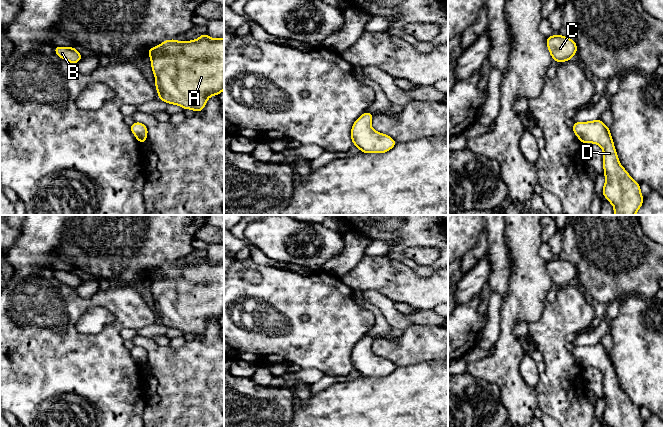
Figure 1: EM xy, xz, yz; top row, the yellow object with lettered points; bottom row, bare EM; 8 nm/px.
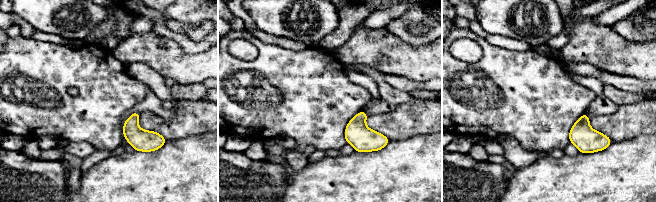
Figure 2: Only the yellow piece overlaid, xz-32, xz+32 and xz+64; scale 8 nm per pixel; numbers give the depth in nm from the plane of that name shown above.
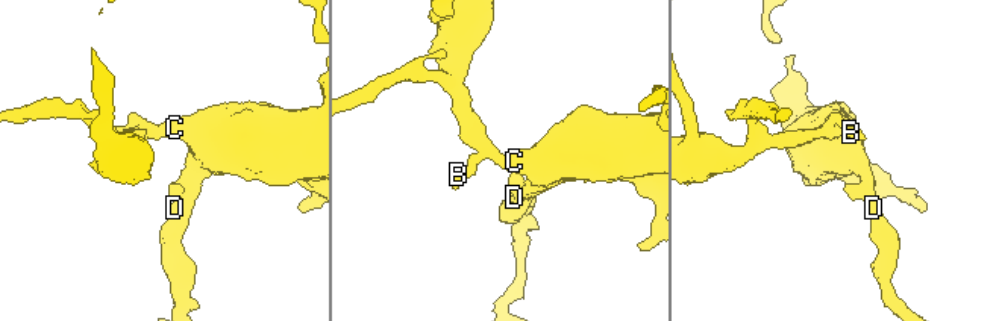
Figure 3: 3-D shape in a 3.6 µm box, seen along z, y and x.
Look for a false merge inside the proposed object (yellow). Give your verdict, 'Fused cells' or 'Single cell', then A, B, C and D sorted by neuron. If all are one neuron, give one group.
Single cell. Groups: A B C D

